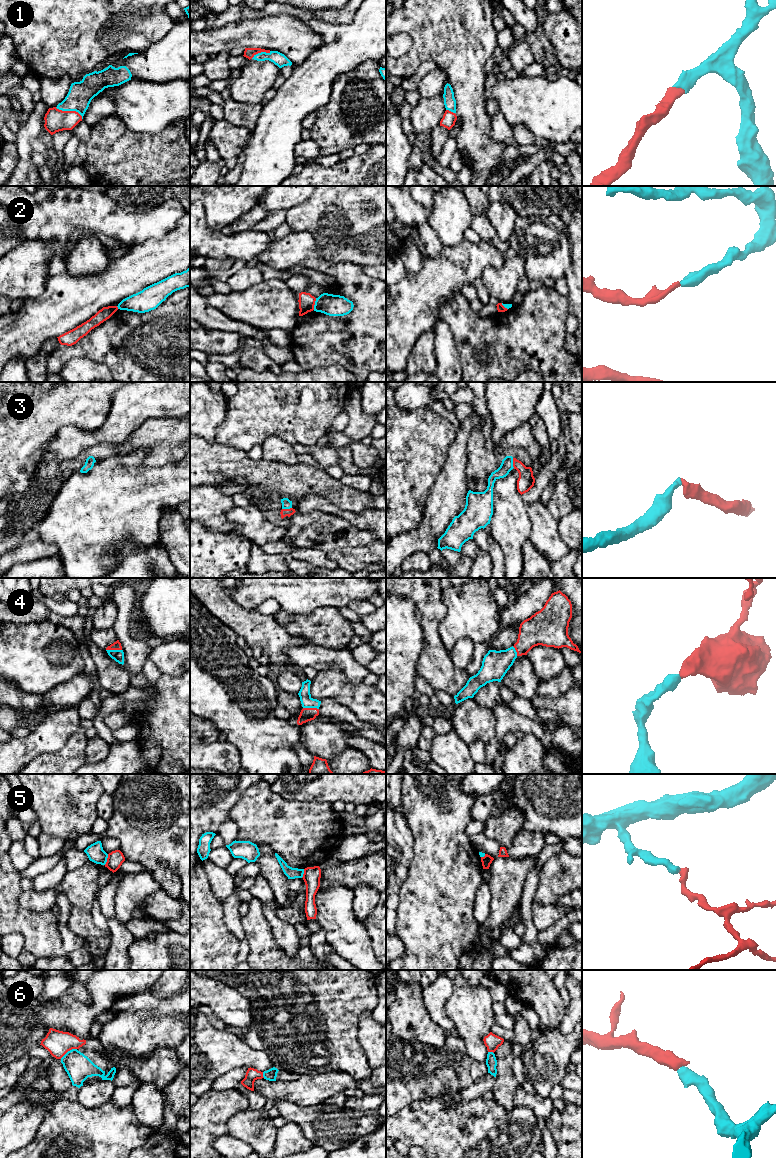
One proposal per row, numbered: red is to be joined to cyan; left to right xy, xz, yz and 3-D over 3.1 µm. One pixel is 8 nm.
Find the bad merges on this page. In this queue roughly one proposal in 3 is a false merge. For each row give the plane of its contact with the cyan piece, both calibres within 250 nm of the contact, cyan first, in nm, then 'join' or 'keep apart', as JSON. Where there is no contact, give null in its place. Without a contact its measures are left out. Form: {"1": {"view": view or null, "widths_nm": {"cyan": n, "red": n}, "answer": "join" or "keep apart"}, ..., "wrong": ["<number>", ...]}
{"1": {"view": "xy", "widths_nm": {"cyan": 200, "red": 180}, "answer": "join"}, "2": {"view": "xz", "widths_nm": {"cyan": 180, "red": 130}, "answer": "keep apart"}, "3": {"view": "xz", "widths_nm": {"cyan": 80, "red": 60}, "answer": "join"}, "4": {"view": "xy", "widths_nm": {"cyan": 100, "red": 70}, "answer": "join"}, "5": {"view": "xy", "widths_nm": {"cyan": 140, "red": 130}, "answer": "keep apart"}, "6": {"view": "xy", "widths_nm": {"cyan": 220, "red": 200}, "answer": "join"}, "wrong": ["2", "5"]}

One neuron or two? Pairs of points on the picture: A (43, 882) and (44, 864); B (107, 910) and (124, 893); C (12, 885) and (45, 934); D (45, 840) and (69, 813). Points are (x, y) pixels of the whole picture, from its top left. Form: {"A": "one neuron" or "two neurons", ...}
{"A": "two neurons", "B": "two neurons", "C": "one neuron", "D": "two neurons"}

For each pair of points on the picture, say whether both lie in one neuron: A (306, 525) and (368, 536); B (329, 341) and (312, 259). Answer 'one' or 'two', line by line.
A: one
B: one

